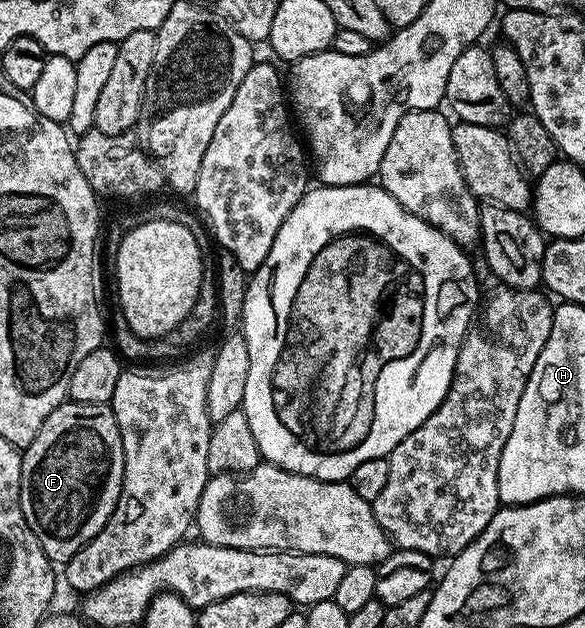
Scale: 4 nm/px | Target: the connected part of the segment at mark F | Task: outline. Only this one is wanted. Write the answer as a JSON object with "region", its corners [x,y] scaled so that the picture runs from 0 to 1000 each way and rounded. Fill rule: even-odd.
{"region":[[[113,637],[74,669],[74,682],[67,682],[67,694],[41,712],[36,737],[36,807],[39,822],[60,847],[74,879],[92,898],[109,898],[128,885],[128,879],[150,866],[183,834],[190,815],[197,815],[197,803],[207,788],[210,771],[210,707],[207,689],[191,651],[185,645],[164,646]]]}

